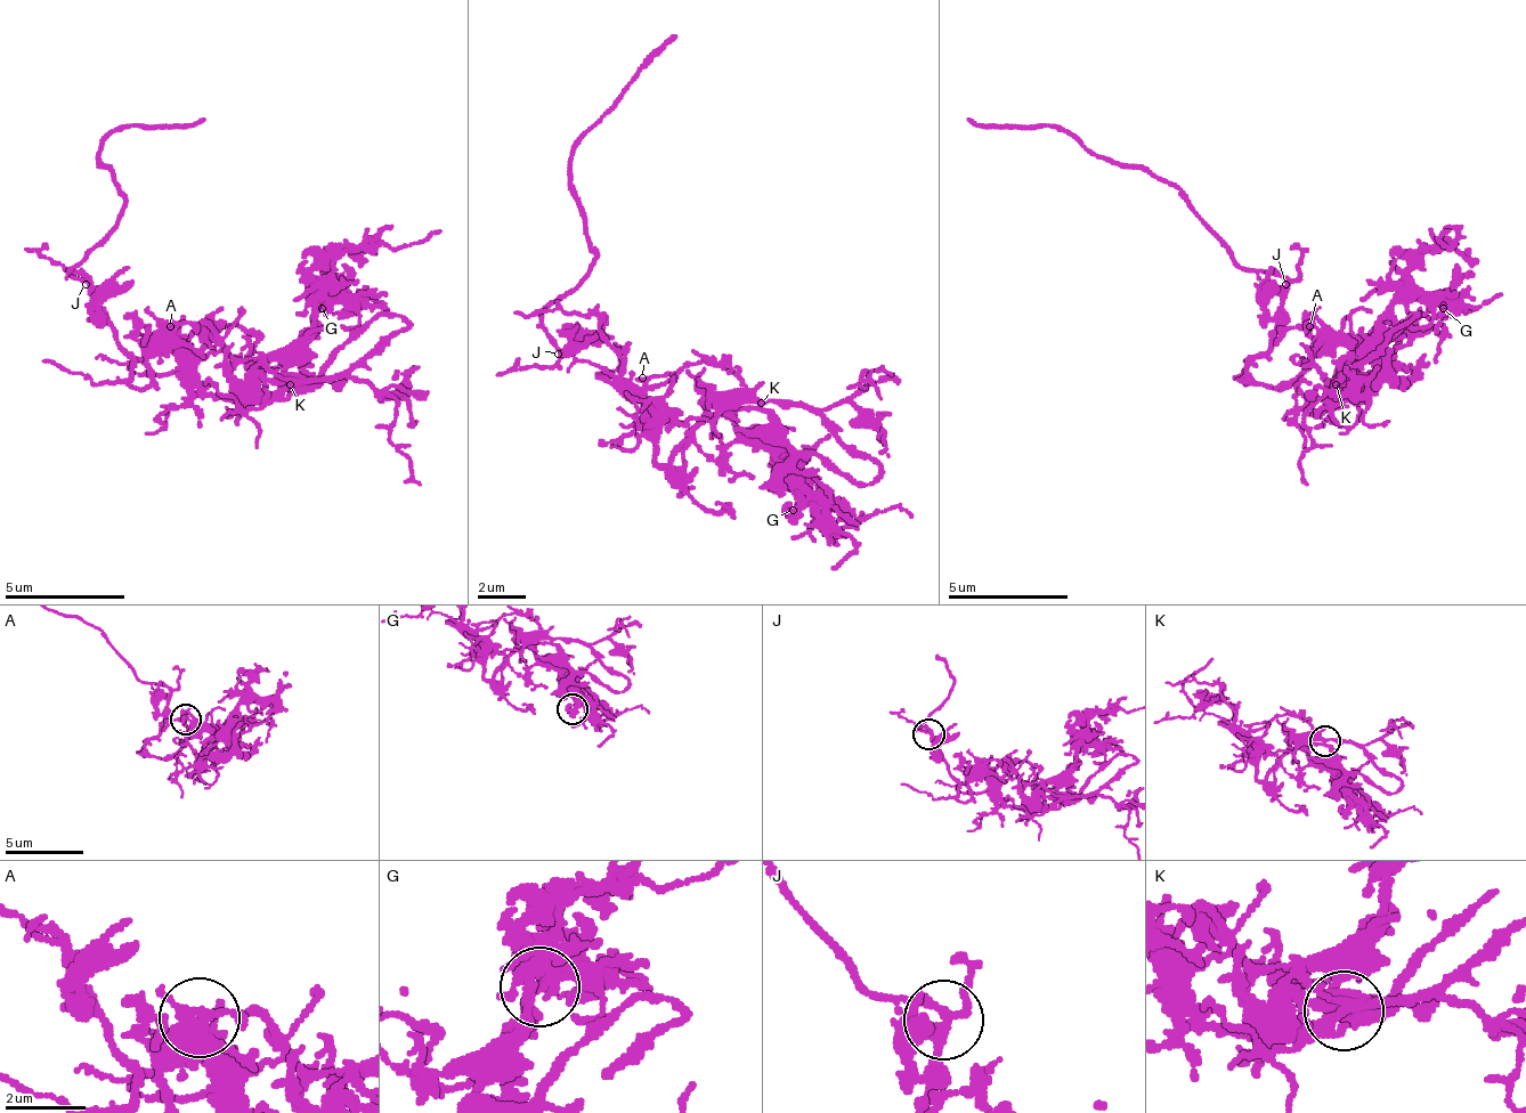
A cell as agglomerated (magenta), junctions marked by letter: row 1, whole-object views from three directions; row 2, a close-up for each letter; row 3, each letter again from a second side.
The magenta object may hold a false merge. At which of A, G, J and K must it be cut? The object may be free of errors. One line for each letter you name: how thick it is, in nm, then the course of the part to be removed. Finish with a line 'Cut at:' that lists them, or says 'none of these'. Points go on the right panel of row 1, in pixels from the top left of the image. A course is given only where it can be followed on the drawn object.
Cut at: none of these

